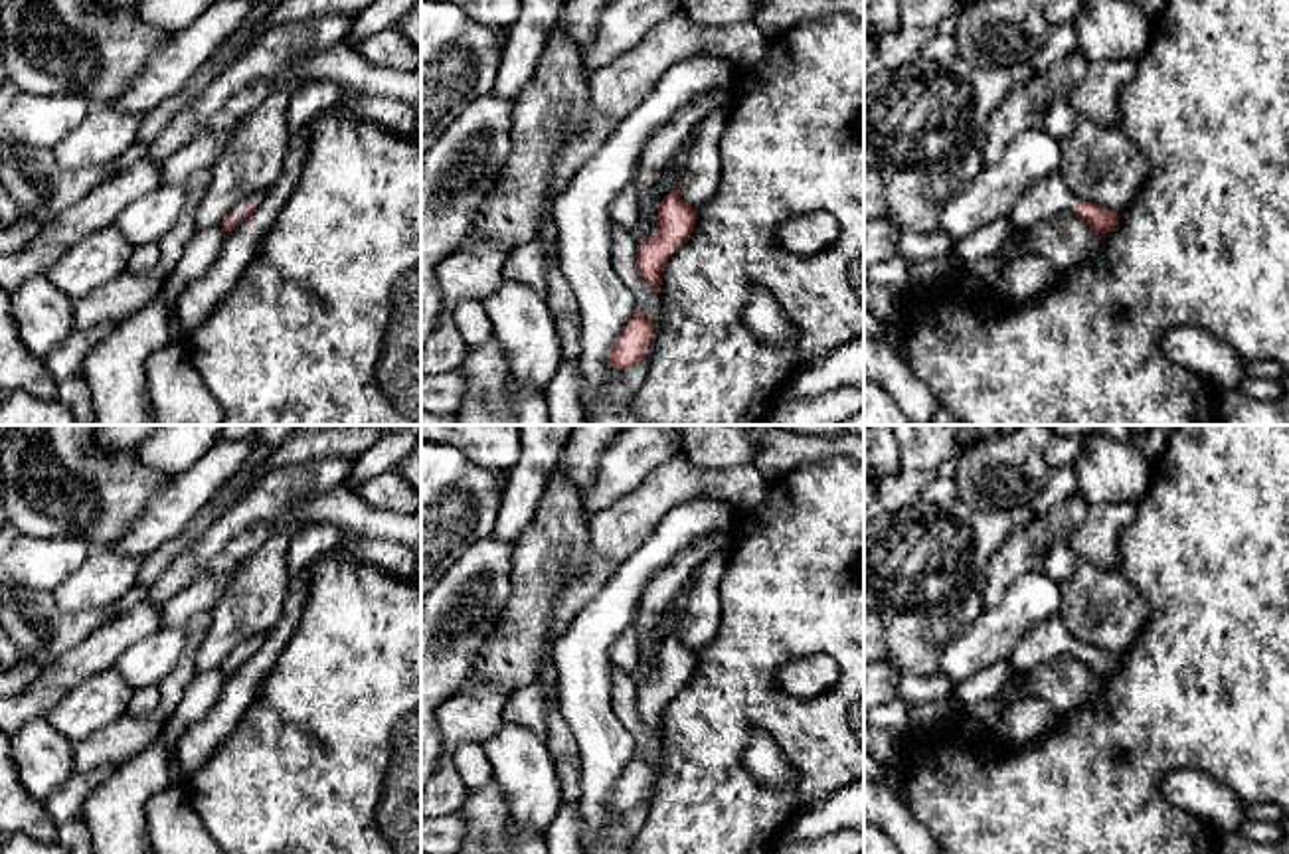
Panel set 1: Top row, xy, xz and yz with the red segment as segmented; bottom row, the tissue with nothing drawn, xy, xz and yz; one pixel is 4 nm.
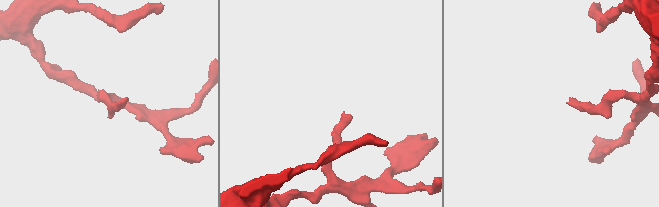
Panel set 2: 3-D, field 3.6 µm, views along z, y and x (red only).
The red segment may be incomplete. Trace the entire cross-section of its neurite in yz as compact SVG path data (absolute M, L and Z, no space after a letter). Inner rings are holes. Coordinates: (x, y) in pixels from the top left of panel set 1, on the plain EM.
M1060 615L1038 623L1006 658L1016 670L1032 670L1050 660L1077 658L1103 682L1115 672L1119 658L1093 644L1077 644Z

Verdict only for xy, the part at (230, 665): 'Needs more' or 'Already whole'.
Needs more

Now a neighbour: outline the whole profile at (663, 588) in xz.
M714 532L702 540L690 544L670 565L656 571L646 583L644 595L639 603L635 617L635 629L639 633L639 644L644 652L637 666L637 686L646 684L658 664L658 650L654 648L654 635L658 619L672 605L684 583L694 577L700 563L714 552L722 552L730 546L731 536L726 532Z

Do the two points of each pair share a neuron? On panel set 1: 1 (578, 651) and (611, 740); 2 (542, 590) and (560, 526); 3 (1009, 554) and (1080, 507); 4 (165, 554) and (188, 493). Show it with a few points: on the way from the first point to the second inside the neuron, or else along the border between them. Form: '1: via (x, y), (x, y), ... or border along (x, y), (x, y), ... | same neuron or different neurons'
1: via (586, 673), (586, 704), (592, 718) | same neuron
2: via (542, 574), (542, 564), (556, 542) | same neuron
3: via (1027, 546), (1062, 520) | same neuron
4: border along (178, 532), (143, 558) | different neurons

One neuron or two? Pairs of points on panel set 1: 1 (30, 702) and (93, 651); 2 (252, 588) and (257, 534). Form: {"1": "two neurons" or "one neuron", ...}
{"1": "one neuron", "2": "two neurons"}

